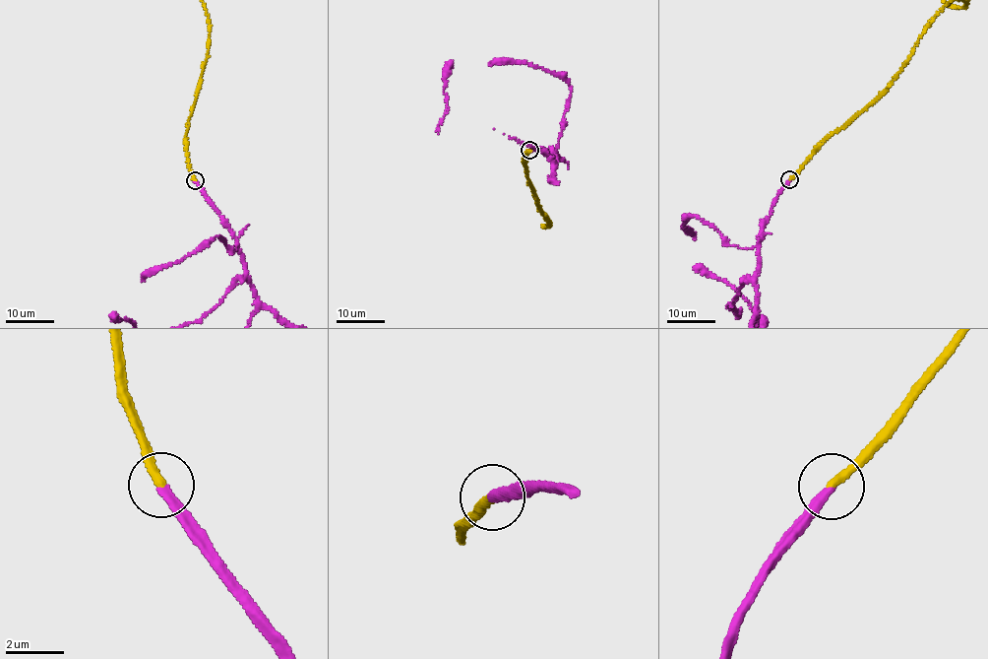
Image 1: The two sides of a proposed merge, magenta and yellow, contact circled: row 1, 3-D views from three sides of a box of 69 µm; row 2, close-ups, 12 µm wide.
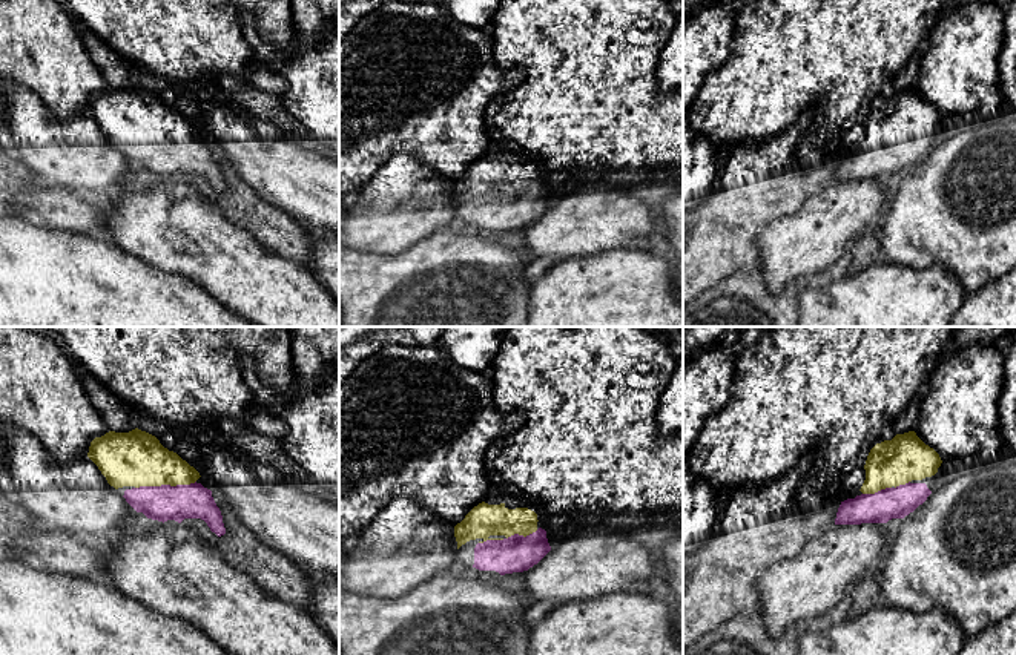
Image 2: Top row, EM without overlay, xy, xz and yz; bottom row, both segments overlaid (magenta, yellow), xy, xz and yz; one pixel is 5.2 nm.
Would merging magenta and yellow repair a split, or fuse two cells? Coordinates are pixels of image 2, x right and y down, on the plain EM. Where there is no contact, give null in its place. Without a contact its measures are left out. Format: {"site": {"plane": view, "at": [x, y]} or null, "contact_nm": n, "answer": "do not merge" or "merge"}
{"site": {"plane": "xy", "at": [164, 141]}, "contact_nm": 320, "answer": "merge"}

